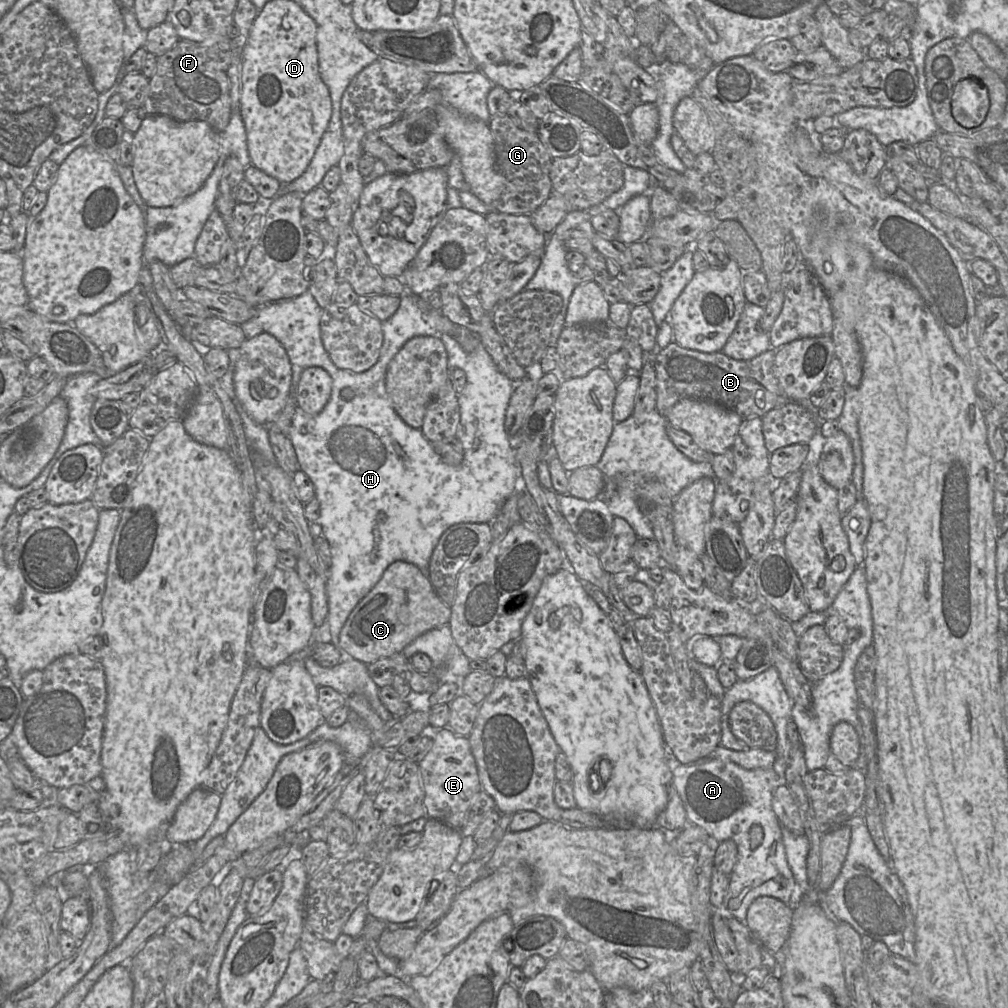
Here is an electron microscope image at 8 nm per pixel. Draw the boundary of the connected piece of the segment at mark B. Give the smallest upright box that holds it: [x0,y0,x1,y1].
[656,341,793,419]

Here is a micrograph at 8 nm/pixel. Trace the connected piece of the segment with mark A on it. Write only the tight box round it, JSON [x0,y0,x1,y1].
[671,758,805,922]

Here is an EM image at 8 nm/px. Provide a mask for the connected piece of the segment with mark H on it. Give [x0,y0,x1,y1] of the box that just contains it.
[239,290,520,647]

